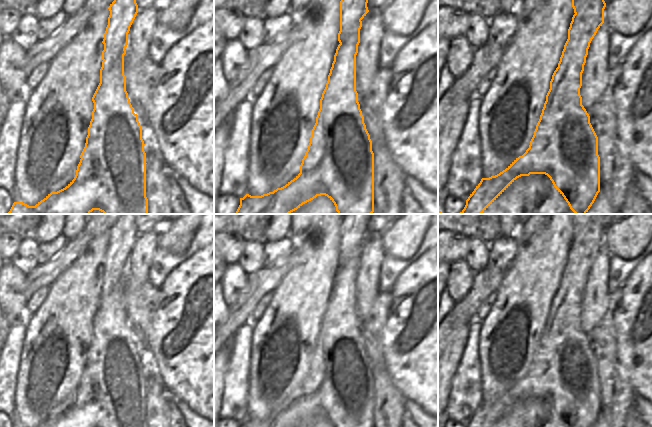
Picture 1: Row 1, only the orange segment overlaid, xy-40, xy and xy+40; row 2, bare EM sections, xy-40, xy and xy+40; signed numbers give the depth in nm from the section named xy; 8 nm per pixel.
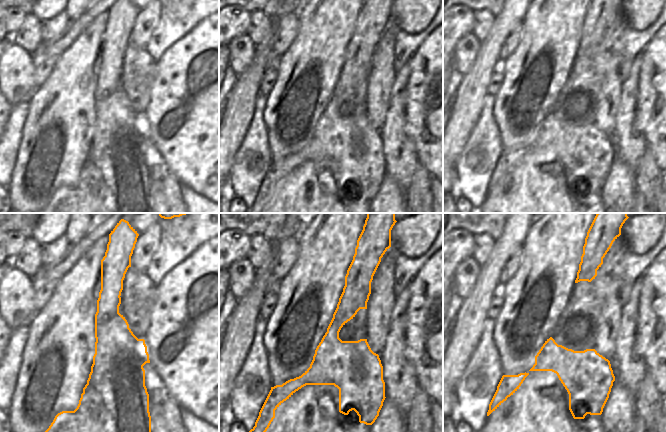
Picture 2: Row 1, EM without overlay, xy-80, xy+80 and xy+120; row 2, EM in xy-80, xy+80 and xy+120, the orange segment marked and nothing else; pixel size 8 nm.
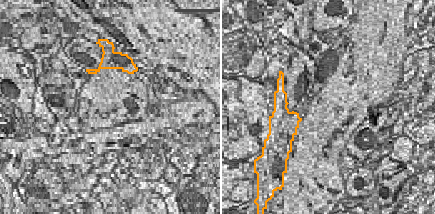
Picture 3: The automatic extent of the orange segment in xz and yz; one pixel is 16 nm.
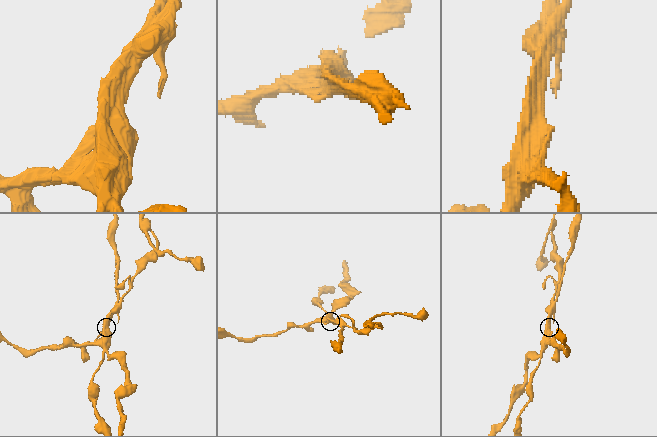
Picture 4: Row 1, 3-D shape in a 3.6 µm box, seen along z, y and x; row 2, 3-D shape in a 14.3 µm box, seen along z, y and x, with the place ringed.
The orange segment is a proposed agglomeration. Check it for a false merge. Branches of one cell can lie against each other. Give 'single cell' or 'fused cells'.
fused cells

